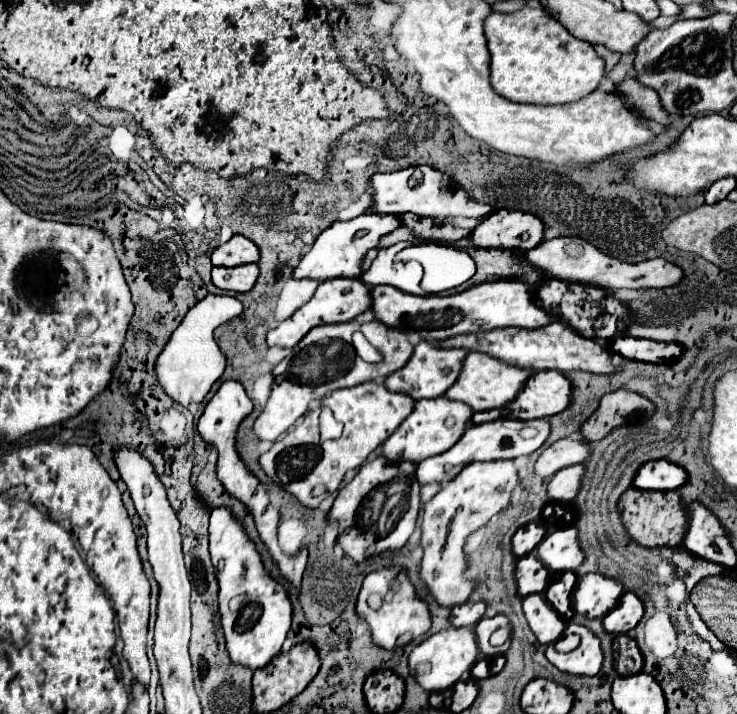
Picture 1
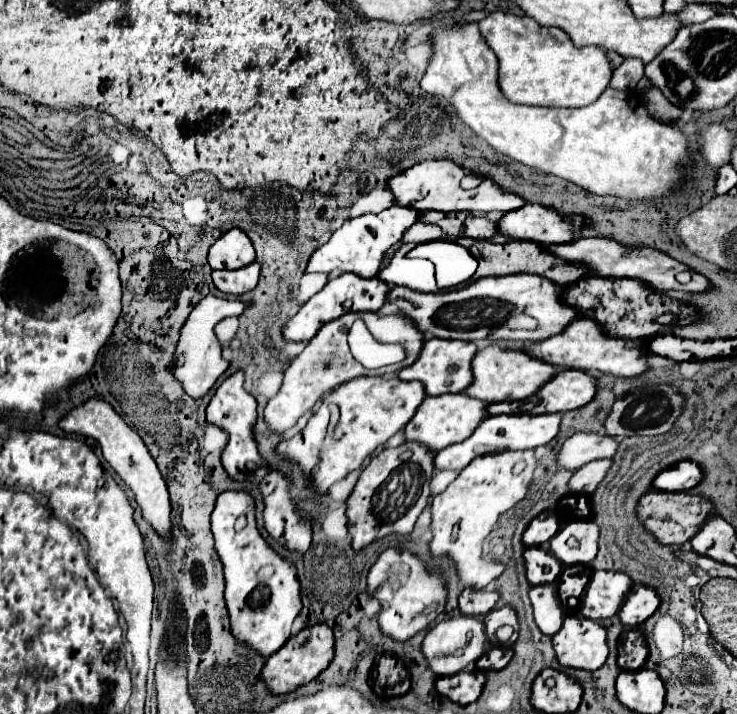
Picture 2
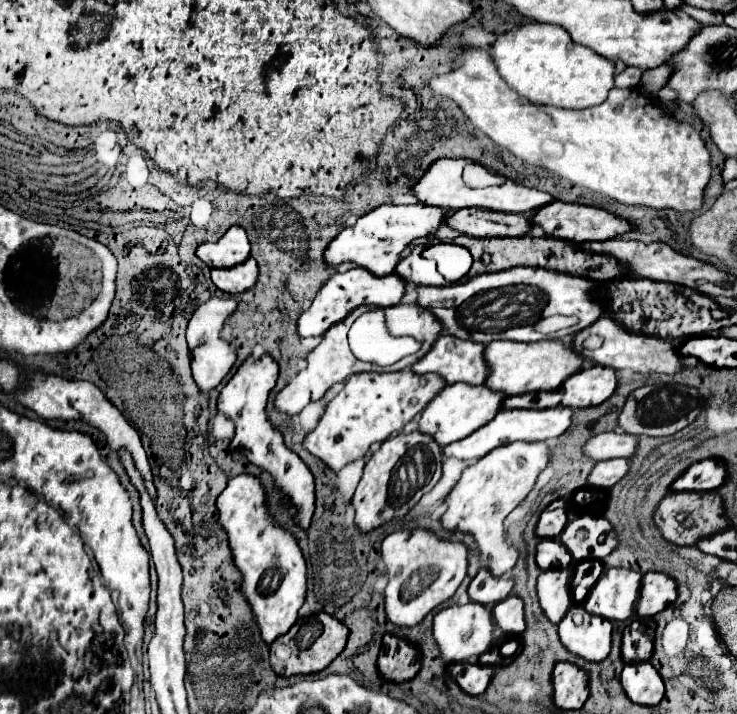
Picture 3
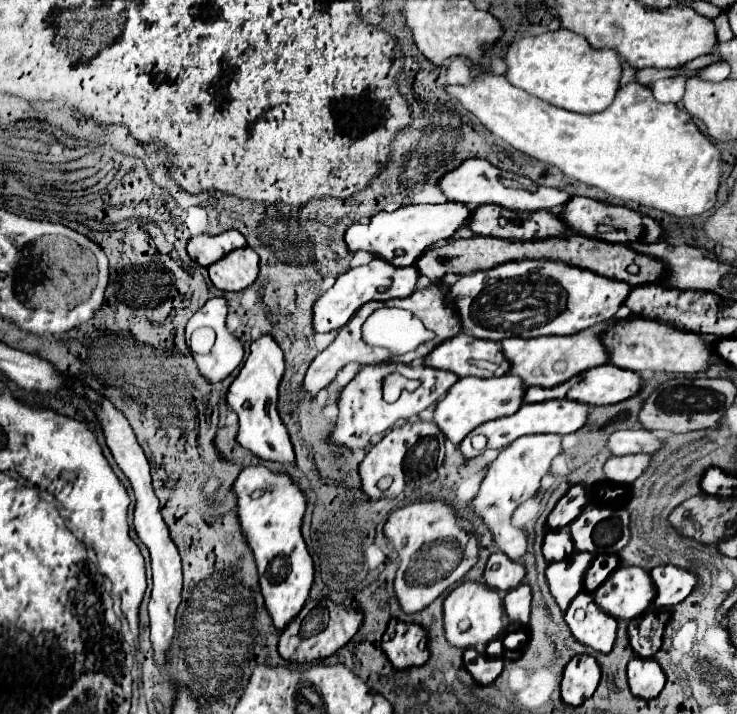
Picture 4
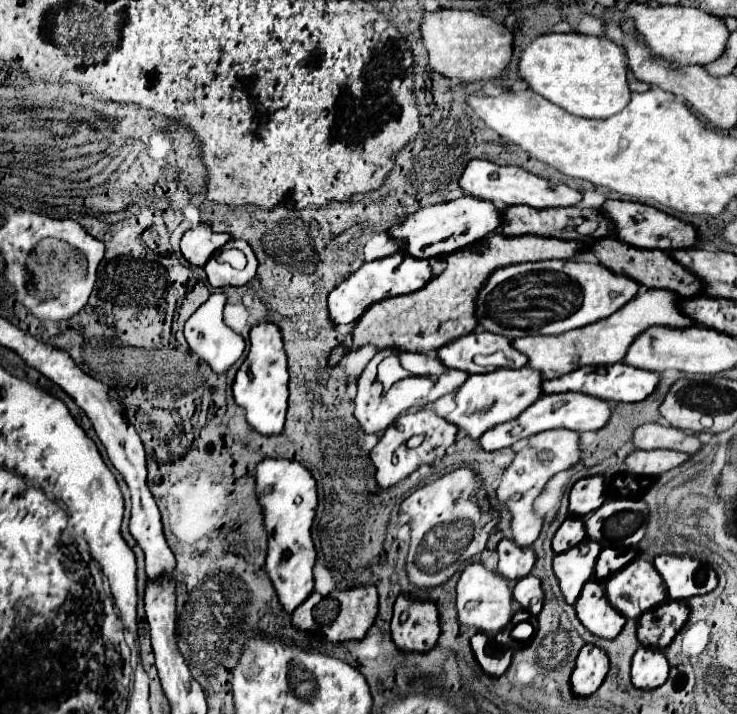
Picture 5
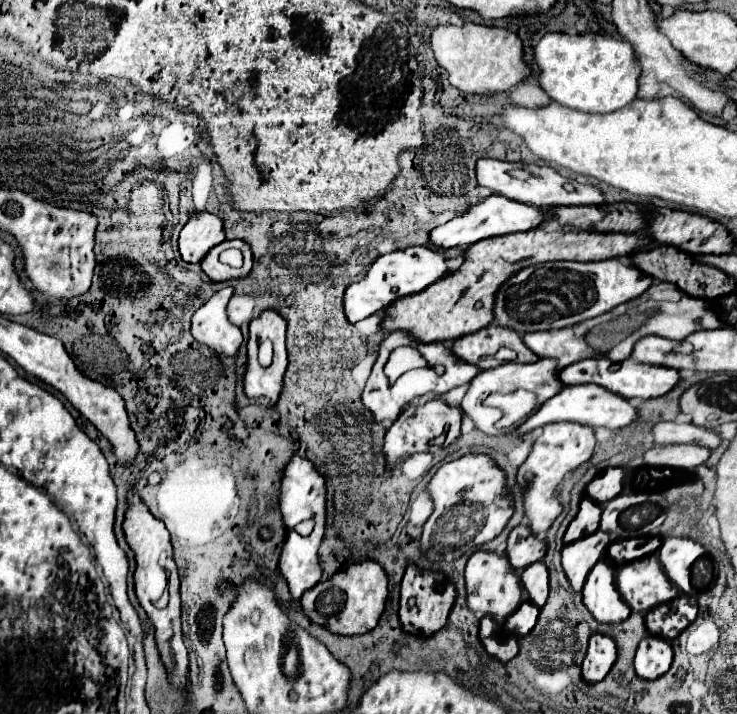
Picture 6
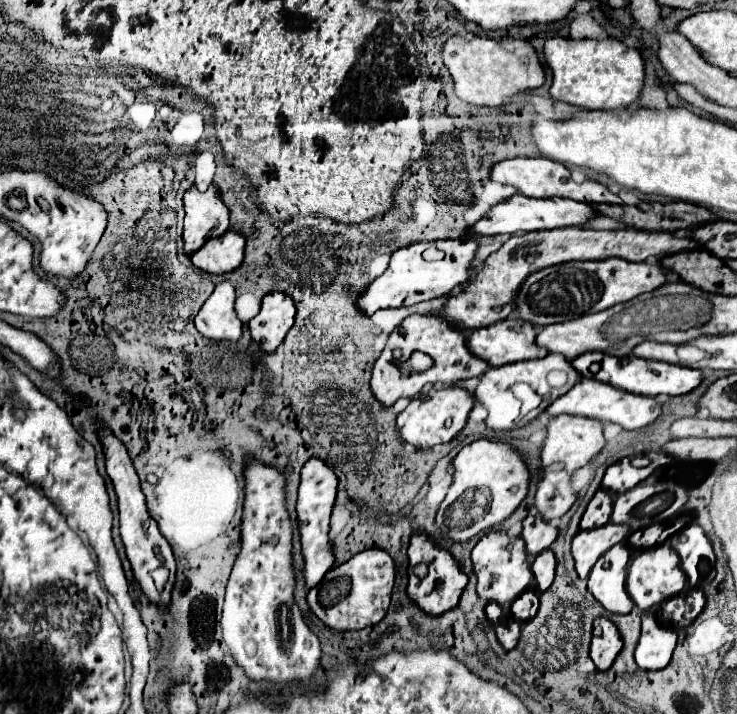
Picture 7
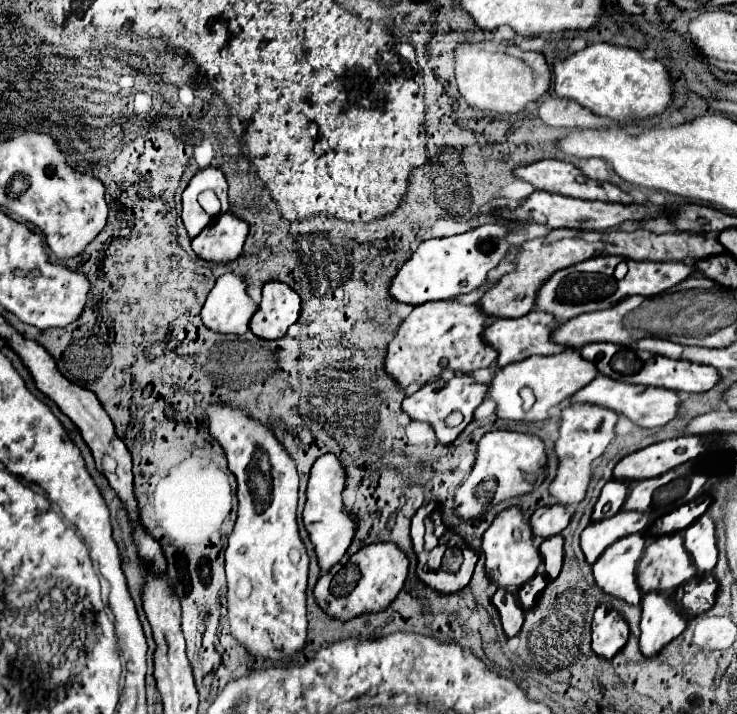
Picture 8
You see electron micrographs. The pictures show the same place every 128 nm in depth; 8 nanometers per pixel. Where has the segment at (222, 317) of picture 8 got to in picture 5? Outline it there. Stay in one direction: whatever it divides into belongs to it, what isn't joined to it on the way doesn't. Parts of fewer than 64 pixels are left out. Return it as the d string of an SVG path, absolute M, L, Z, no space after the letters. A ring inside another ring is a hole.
M212 294L186 322L184 326L184 336L188 346L192 348L192 352L198 354L200 360L204 360L216 374L224 374L242 354L246 348L246 342L240 334L236 334L232 328L228 328L222 322L222 308L224 308L226 296L224 294ZM198 332L204 334L204 338L198 338Z

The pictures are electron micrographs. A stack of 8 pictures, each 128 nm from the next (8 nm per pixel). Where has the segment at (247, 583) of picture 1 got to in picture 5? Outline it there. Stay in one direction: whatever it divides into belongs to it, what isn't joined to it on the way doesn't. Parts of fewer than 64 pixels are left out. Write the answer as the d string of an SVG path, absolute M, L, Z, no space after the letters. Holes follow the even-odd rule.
M262 460L256 466L254 480L256 488L264 488L268 484L274 486L272 494L258 498L258 504L262 506L264 528L268 532L266 572L276 588L276 594L280 596L280 606L284 612L292 614L312 594L314 588L312 568L316 562L316 550L310 538L310 526L318 506L316 482L296 460Z

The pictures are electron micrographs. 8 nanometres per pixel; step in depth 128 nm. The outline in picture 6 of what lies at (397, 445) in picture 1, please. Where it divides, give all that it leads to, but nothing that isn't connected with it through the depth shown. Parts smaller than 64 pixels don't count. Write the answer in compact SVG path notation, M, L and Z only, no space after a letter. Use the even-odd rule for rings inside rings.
M538 360L534 364L524 364L524 366L510 362L510 364L502 364L498 368L492 368L492 370L482 370L470 382L470 388L468 388L468 392L466 392L466 396L464 396L462 404L460 404L460 410L466 416L472 418L472 422L476 424L478 430L482 430L488 436L496 436L496 434L500 434L500 430L495 427L495 423L502 417L502 411L498 410L498 408L482 406L484 398L494 394L494 392L504 392L506 394L506 392L514 392L514 390L522 388L522 390L534 392L538 396L538 404L544 404L548 398L552 398L562 388L562 384L558 382L556 374L558 374L558 370L556 370L556 362L554 360Z

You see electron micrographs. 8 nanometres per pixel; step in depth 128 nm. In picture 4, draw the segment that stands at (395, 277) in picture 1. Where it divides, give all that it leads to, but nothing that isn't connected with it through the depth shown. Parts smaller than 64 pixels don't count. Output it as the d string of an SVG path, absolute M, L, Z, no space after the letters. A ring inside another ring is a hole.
M420 256L420 260L416 260L414 268L420 274L428 276L432 280L432 284L436 284L436 282L446 278L444 276L444 264L440 264L440 260L432 260L432 256Z

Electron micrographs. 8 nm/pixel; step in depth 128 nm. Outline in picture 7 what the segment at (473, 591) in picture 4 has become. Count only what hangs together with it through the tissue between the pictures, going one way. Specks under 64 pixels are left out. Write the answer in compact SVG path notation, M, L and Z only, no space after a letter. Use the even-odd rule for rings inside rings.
M488 532L480 538L480 542L472 550L472 568L476 574L476 592L486 602L496 602L502 608L506 608L510 602L514 602L530 584L532 584L532 572L528 564L528 556L524 550L522 538L508 538L504 532Z

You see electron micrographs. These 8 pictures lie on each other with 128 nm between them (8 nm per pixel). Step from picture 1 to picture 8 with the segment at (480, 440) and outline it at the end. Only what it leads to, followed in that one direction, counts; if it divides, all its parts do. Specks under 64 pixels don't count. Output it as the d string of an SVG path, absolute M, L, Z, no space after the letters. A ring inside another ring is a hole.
M598 374L586 388L582 388L574 396L570 396L570 404L576 404L576 402L578 404L588 402L588 404L600 404L602 408L612 408L612 412L624 414L636 426L642 426L642 428L656 428L656 426L668 424L676 416L676 410L680 404L678 394L674 390L626 384L626 382L618 382L618 380L612 380L602 374Z

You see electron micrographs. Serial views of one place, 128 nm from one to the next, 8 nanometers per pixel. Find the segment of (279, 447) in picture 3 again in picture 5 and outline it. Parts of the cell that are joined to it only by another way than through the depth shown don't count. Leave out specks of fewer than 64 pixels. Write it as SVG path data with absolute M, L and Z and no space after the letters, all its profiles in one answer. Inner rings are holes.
M258 324L250 332L250 352L232 384L232 396L238 406L246 410L246 422L260 436L276 436L284 428L286 400L288 400L288 368L282 336L276 324Z

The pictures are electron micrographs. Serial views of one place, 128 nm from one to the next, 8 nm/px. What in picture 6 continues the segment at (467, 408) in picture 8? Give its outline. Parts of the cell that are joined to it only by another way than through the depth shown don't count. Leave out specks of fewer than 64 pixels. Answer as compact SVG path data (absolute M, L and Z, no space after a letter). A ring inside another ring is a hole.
M430 400L424 406L416 406L416 408L408 406L406 410L402 410L400 418L390 426L390 430L386 432L386 438L384 438L382 450L386 456L388 470L394 468L398 462L406 460L408 456L416 454L416 452L430 452L432 446L426 446L426 442L434 436L440 436L444 432L444 426L450 426L450 432L446 434L446 444L444 444L444 446L450 446L460 434L460 420L462 420L462 412L454 406L444 404L442 400Z

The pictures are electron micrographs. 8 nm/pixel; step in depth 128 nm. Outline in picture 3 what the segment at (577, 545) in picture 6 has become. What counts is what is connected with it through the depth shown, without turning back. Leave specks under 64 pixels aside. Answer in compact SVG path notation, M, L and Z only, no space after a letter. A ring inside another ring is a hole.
M572 568L548 570L538 576L538 584L536 584L538 602L544 616L552 624L558 624L564 618L566 610L572 606L570 576L572 576Z

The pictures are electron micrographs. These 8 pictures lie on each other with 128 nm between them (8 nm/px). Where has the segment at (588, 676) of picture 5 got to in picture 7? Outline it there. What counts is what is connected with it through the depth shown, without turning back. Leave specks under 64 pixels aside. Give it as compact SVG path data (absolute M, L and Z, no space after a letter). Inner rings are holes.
M596 618L594 636L590 646L590 658L598 672L604 672L612 666L616 656L622 650L622 638L616 626L606 618Z

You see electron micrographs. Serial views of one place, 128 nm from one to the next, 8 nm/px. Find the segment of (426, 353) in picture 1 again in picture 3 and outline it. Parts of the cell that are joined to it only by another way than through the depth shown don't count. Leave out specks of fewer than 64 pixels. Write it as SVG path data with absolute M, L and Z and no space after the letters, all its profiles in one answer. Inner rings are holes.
M440 336L430 352L412 366L414 374L434 372L446 380L446 384L466 382L470 386L484 384L488 376L486 362L482 358L484 346L460 340L454 336Z

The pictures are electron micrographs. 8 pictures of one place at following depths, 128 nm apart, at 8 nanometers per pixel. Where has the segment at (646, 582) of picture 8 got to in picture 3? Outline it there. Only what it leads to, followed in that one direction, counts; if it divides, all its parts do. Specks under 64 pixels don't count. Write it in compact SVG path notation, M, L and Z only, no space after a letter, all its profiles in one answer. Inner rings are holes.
M606 568L590 588L584 608L608 620L626 620L634 614L642 574L626 568Z

